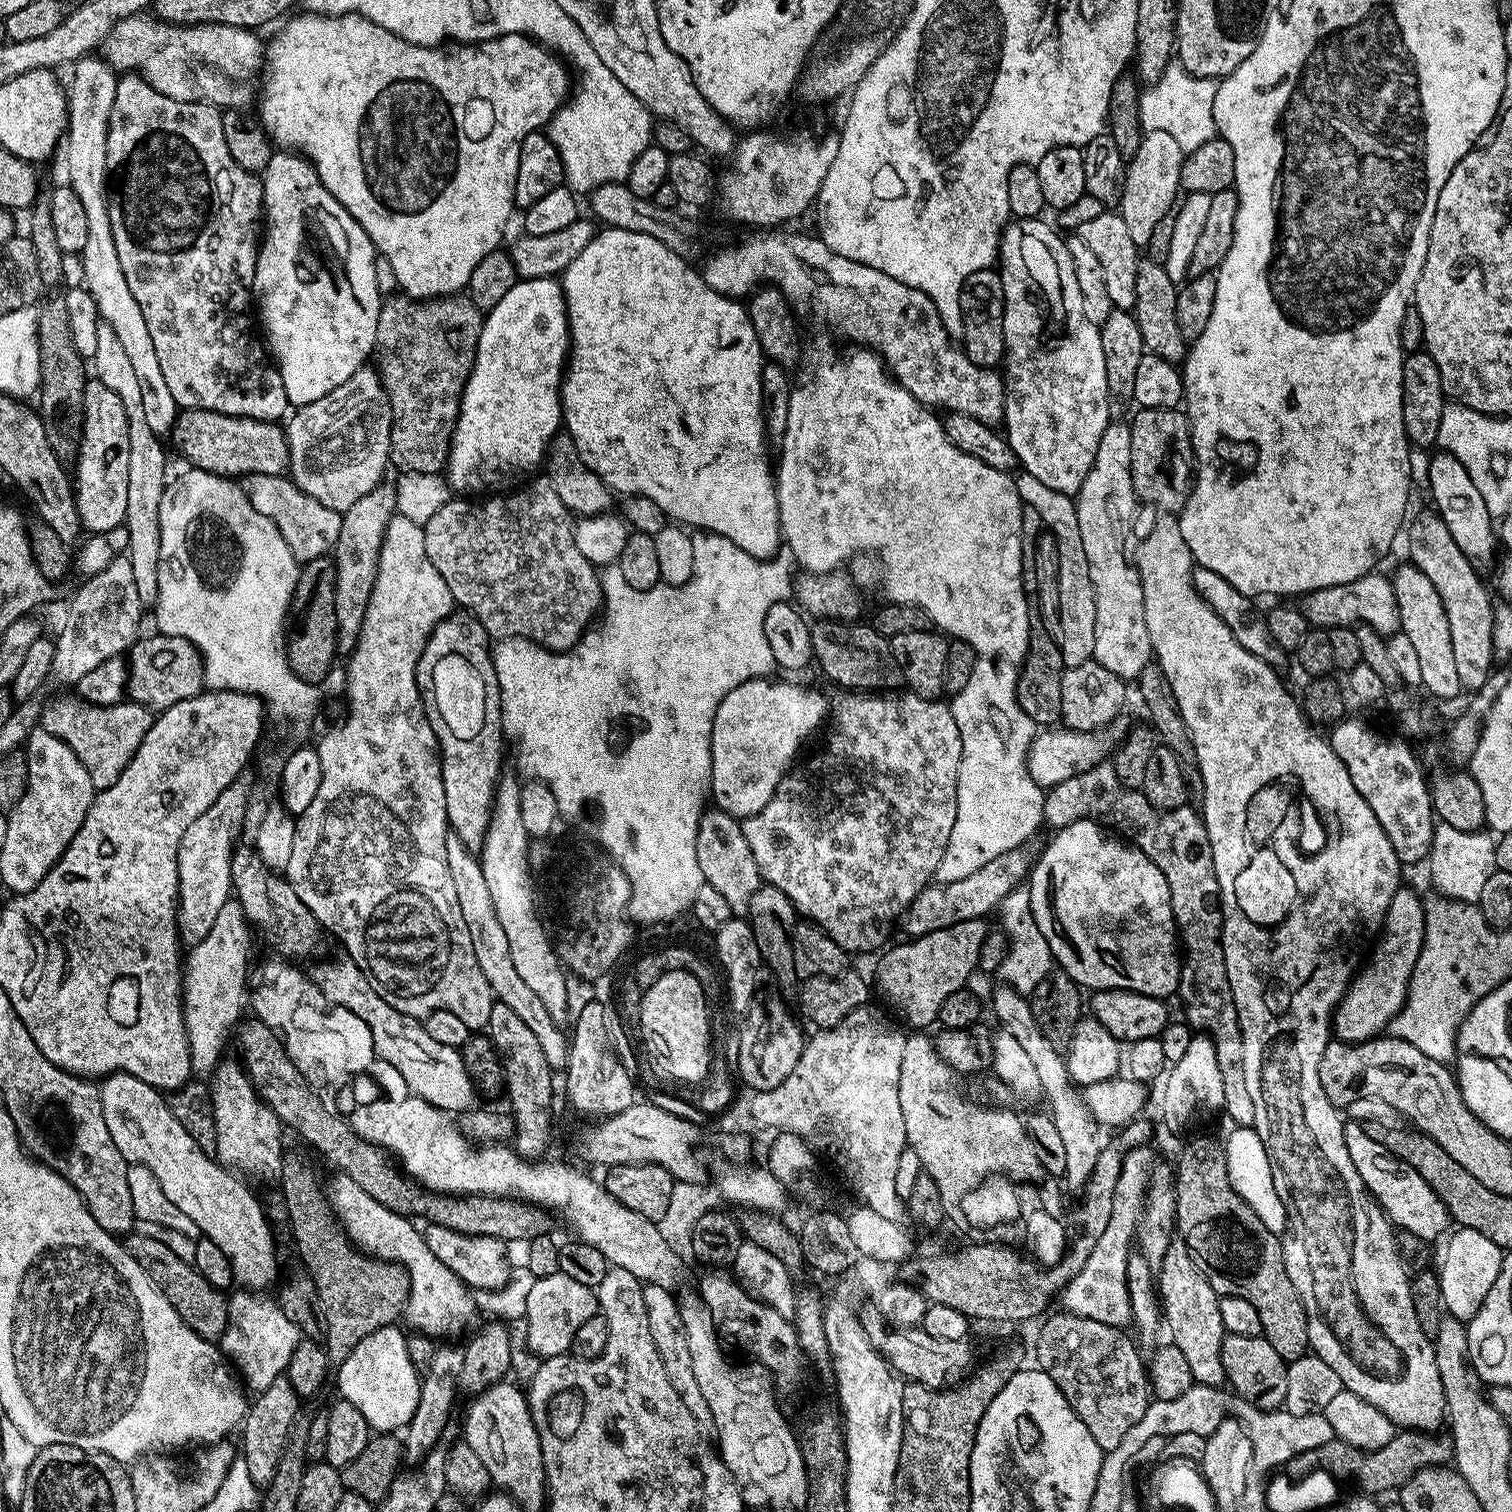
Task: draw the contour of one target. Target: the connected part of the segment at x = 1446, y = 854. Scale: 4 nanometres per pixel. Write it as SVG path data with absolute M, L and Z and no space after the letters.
M1437 823L1432 833L1432 849L1428 851L1426 867L1439 895L1453 902L1476 904L1487 880L1498 870L1496 840L1484 830L1463 833L1462 830L1454 830L1453 826Z

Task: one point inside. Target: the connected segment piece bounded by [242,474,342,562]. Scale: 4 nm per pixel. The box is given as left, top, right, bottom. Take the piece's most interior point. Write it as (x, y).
(311, 530)

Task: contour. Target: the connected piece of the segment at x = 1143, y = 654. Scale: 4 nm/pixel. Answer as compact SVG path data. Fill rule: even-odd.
M1110 422L1102 434L1102 442L1098 442L1098 454L1094 454L1094 462L1082 482L1080 491L1076 493L1076 513L1078 514L1078 530L1082 533L1082 546L1086 550L1086 562L1090 566L1090 582L1094 586L1094 654L1097 660L1110 674L1122 681L1135 681L1142 670L1153 659L1150 646L1150 634L1146 630L1146 614L1142 598L1142 582L1135 563L1124 553L1124 515L1138 504L1132 471L1130 470L1130 423Z

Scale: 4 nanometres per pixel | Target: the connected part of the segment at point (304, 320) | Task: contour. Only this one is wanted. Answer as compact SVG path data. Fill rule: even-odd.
M291 150L273 151L270 166L266 166L266 170L262 173L262 183L264 185L266 224L268 220L268 241L265 244L263 241L259 245L256 253L256 277L252 283L255 295L258 297L258 324L261 329L264 327L268 331L266 344L274 357L275 365L279 368L282 383L286 386L286 398L289 405L299 406L318 402L318 398L340 388L342 382L346 382L346 378L350 378L358 369L369 363L376 346L378 314L382 303L382 293L378 290L378 282L376 281L378 253L375 246L370 242L366 230L362 230L362 226L358 226L356 219L340 205L338 198L334 198L334 194L330 194L330 190L326 190L326 186L321 184L311 160Z

